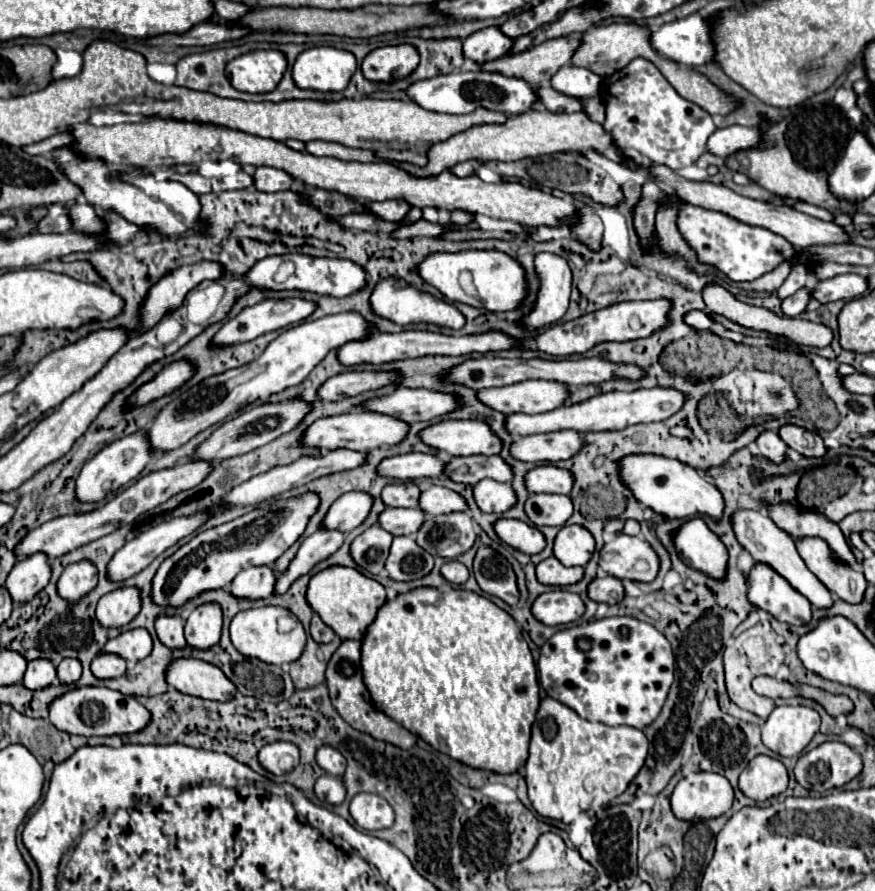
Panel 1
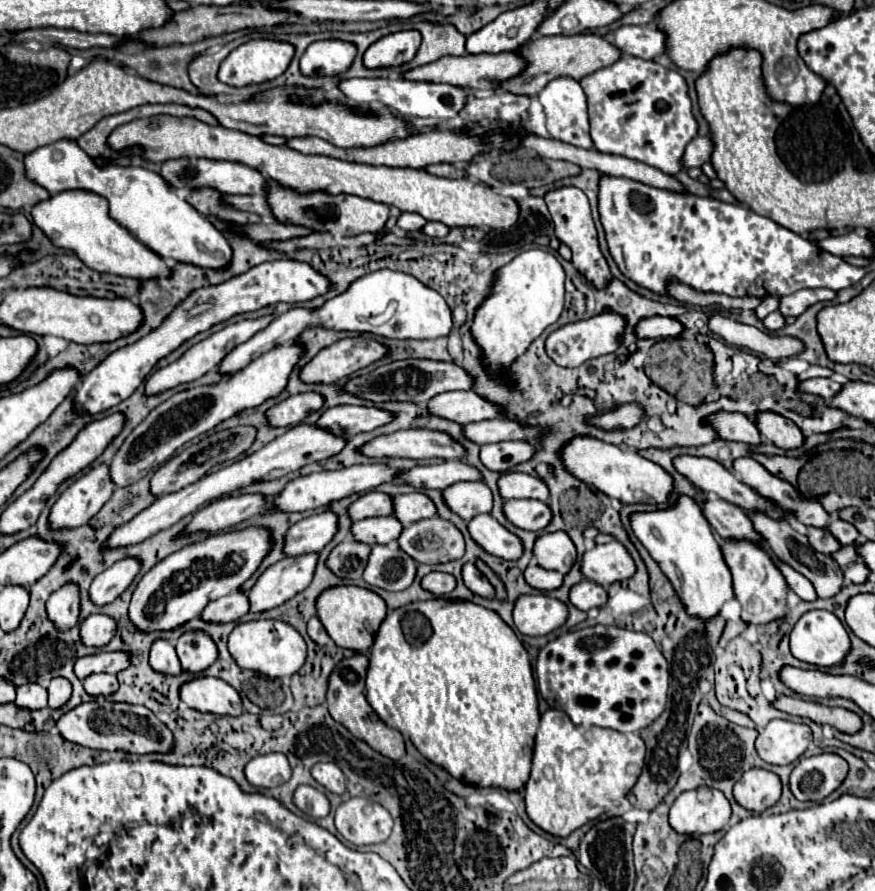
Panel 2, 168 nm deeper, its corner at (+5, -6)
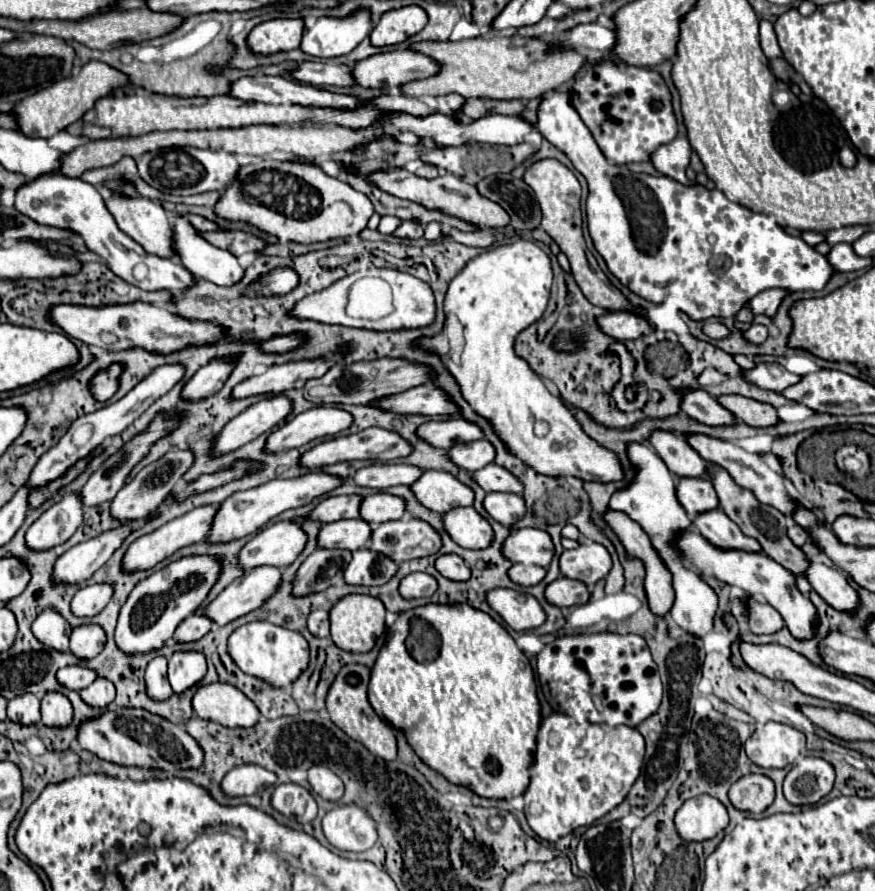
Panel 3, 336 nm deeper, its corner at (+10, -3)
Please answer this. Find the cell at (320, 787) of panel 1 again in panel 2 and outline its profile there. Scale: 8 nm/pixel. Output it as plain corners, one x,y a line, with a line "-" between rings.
299,786
295,790
295,796
293,796
295,804
299,810
303,810
305,814
313,816
313,818
325,818
331,810
331,804
329,804
329,798
313,788
313,786

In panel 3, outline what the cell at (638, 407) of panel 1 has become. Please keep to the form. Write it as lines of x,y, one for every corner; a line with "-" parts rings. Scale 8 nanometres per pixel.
460,417
452,419
452,421
428,421
422,423
416,429
416,435
426,441
430,447
442,447
448,449
454,443
462,443
462,441
476,441
482,437
482,431
478,425
468,423

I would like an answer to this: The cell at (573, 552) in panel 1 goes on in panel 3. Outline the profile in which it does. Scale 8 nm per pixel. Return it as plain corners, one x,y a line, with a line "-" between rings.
514,529
502,545
502,555
512,563
548,567
554,557
554,545
546,531

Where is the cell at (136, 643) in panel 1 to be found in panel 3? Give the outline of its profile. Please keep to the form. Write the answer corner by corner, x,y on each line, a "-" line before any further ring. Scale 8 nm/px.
72,665
72,667
64,667
64,669
58,669
56,673
56,681
66,687
66,689
72,689
72,691
82,691
86,689
98,675
94,675
92,669
86,669
86,667
80,667
80,665

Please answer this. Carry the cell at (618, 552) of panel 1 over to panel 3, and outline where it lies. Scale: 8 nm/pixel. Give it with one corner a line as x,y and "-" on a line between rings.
586,543
560,555
560,575
592,585
608,575
610,563
612,559
602,545

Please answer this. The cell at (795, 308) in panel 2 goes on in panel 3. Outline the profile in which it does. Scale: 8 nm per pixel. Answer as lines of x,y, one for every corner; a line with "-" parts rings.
766,289
766,291
758,293
756,297
752,297
744,307
748,307
754,315
772,317
778,311
778,305
784,295
786,295
786,291
782,291
782,289

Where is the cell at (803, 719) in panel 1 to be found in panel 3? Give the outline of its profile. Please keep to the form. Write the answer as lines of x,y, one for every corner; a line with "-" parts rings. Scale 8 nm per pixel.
770,721
752,733
752,737
744,743
744,751
758,767
784,769
794,763
804,745
806,737
802,731

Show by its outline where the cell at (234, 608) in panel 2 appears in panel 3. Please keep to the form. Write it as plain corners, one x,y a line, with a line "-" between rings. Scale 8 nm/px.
198,609
198,611
194,611
194,615
186,617
186,619
176,627
172,639
174,639
176,643
192,643
192,641
198,641
198,639
202,639
202,637
208,633
210,625
212,625
210,619
206,619
206,617
202,615
202,609

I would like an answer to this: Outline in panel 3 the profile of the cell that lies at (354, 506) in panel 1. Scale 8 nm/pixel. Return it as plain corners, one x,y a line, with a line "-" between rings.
280,521
264,527
256,537
252,537
238,553
238,565
242,569
252,569
258,565
286,567
290,565
306,545
306,533
300,523

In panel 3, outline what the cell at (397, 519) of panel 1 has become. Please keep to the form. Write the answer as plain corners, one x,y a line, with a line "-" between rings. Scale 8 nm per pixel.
342,519
326,523
318,531
318,549
348,549
356,551
370,539
372,527
362,519

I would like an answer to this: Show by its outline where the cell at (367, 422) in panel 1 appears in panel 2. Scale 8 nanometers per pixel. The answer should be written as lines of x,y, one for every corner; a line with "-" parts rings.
315,424
293,426
283,436
279,436
273,442
265,444
259,452
253,452
253,454
245,456
243,460
239,460
239,462
235,462
231,466
225,466
225,468
221,468
221,470
217,470
217,472
213,472
209,476
203,476
199,482
195,482
191,486
185,486
183,490
179,490
175,494
159,496
147,510
143,510
141,514
137,514
131,522
127,522
121,528
115,528
113,534
111,534
111,538
107,540
107,546
131,546
131,544
143,542
145,538
153,536
155,532
173,526
181,518
197,512
201,506
205,506
205,504
209,504
209,502
213,502
213,500
217,500
217,498
233,492
233,490
245,488
245,486
253,484
253,482
281,478
281,476
285,476
285,474
289,474
293,470
303,468
305,464
333,458
345,446
347,446
347,436
343,436
343,434
333,434
333,432
329,432
329,430
321,428
321,426
315,426

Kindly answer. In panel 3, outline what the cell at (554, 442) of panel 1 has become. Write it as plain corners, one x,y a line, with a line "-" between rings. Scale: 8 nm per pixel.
486,439
456,443
448,449
448,459
466,471
478,471
494,461
494,447

